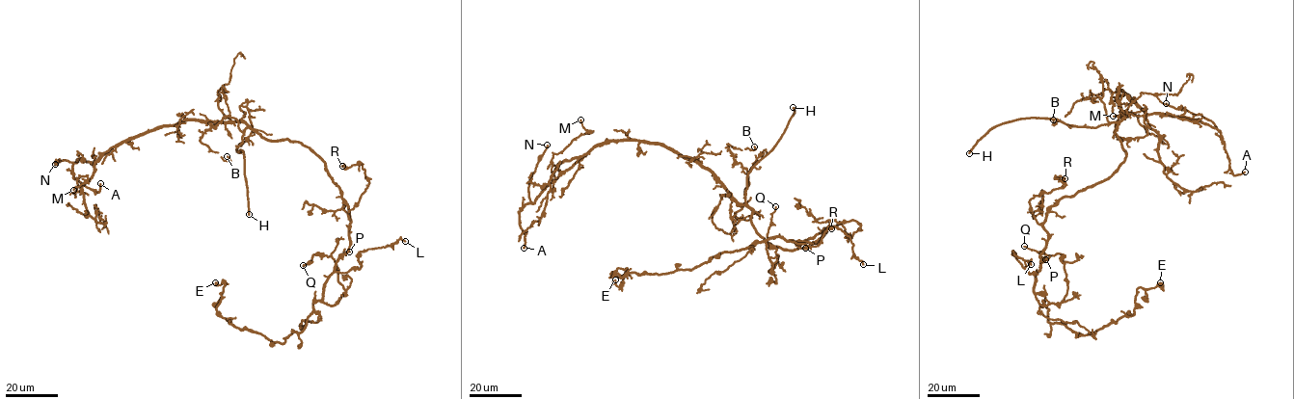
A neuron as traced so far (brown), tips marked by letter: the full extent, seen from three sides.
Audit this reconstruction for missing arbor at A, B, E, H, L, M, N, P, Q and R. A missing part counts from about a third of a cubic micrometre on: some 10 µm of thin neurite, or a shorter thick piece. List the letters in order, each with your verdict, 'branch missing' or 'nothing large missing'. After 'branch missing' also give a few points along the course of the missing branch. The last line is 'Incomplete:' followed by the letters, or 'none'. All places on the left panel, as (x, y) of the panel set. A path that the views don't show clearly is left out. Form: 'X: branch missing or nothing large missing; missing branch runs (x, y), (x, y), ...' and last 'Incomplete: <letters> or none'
A: nothing large missing
B: nothing large missing
E: nothing large missing
H: branch missing
L: nothing large missing
M: nothing large missing
N: nothing large missing
P: nothing large missing
Q: nothing large missing
R: nothing large missing
Incomplete: H

